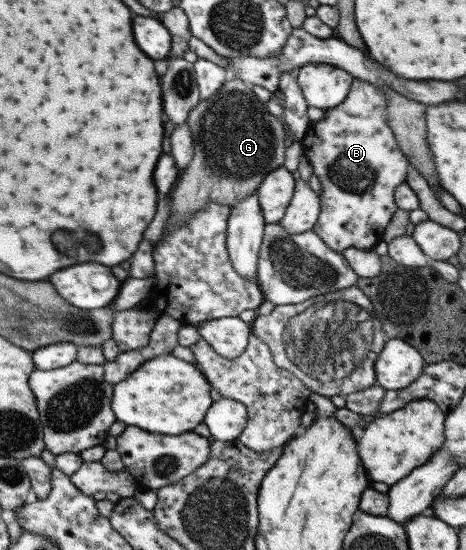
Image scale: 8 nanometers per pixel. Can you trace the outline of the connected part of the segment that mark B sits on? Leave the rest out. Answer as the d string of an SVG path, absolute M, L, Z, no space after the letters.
M355 78L347 98L335 108L324 110L323 118L311 122L308 132L300 139L302 155L308 158L323 190L320 196L320 215L312 230L334 252L342 254L349 248L373 250L398 209L394 192L397 186L406 182L411 164L389 126L386 106L386 94L381 89Z

